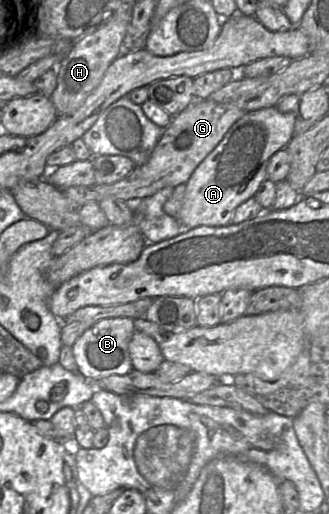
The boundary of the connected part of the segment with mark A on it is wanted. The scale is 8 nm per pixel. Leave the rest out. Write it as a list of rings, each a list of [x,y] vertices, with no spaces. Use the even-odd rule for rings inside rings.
[[[275,106],[247,112],[227,131],[220,143],[197,166],[188,182],[177,220],[185,228],[198,226],[219,227],[231,223],[235,209],[254,197],[260,184],[267,179],[269,159],[279,150],[286,148],[294,136],[295,115],[282,113]]]

